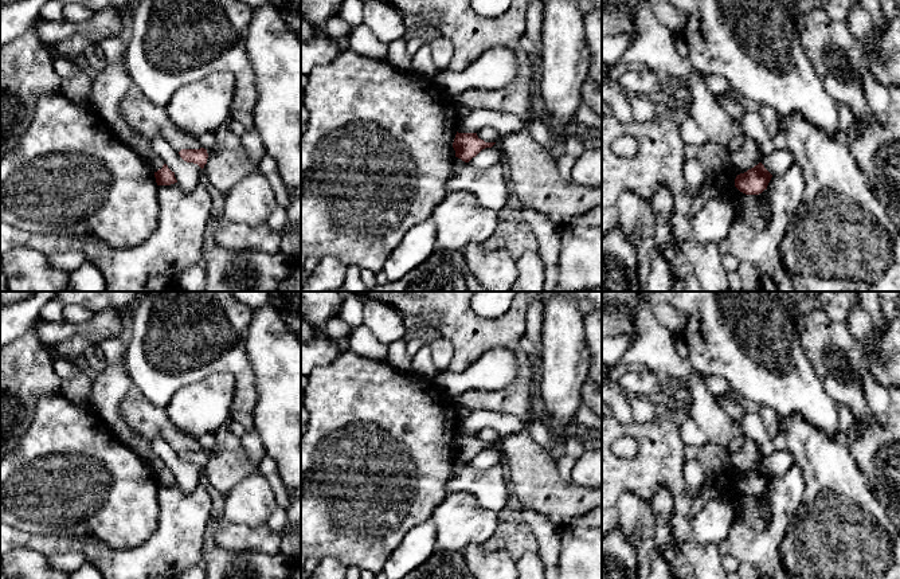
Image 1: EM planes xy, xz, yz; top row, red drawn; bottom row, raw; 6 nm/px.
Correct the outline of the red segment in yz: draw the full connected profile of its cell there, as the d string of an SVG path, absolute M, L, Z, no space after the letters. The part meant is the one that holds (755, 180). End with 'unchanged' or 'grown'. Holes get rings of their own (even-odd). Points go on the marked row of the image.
M759 163L747 172L737 175L735 187L746 195L759 195L767 189L771 177L772 175Z; unchanged

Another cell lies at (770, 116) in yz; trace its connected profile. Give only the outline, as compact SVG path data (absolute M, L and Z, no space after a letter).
M762 105L758 113L764 124L768 137L774 140L779 132L778 129L779 113L774 107L766 105Z

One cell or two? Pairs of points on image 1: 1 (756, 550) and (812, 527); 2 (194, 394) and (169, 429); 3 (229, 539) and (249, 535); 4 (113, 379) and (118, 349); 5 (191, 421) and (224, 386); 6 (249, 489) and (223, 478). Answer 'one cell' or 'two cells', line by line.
1: two cells
2: two cells
3: one cell
4: one cell
5: one cell
6: two cells

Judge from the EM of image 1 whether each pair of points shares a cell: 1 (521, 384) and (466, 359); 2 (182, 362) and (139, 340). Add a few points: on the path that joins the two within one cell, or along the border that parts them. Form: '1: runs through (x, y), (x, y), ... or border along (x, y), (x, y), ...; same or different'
1: runs through (524, 363), (507, 340), (488, 340); same
2: runs through (171, 351), (149, 343); same

